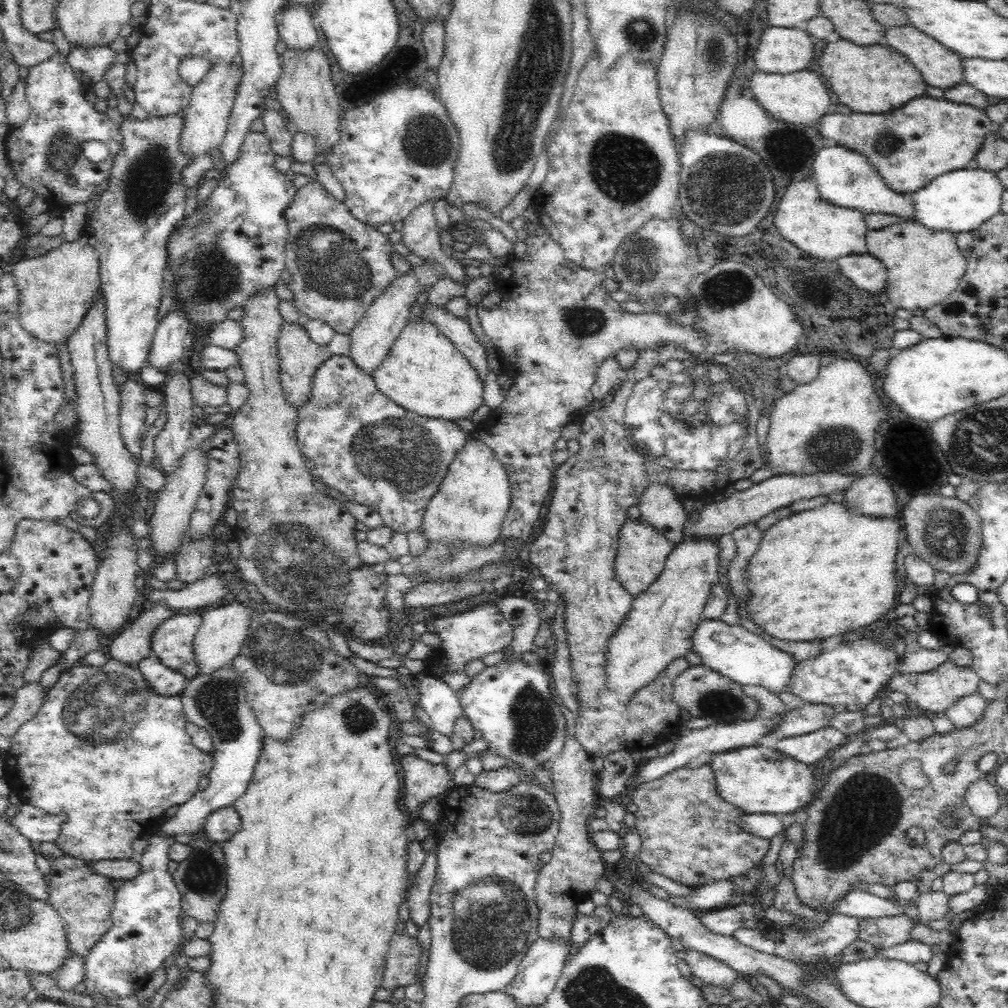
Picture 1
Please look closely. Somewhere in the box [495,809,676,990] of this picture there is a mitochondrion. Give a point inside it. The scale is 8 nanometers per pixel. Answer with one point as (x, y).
(552, 915)

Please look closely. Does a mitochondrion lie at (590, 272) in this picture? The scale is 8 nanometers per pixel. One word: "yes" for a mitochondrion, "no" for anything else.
no

